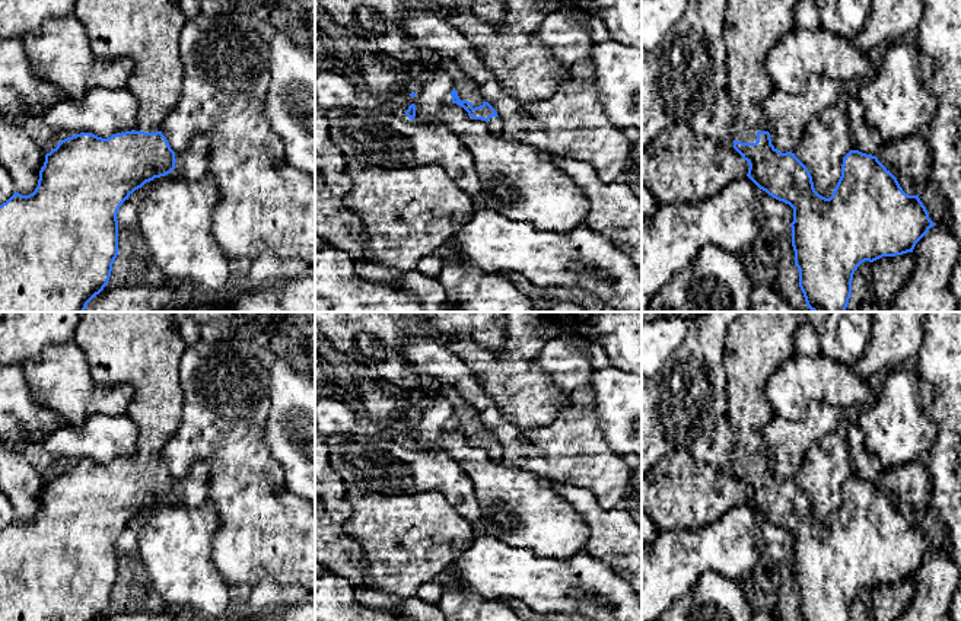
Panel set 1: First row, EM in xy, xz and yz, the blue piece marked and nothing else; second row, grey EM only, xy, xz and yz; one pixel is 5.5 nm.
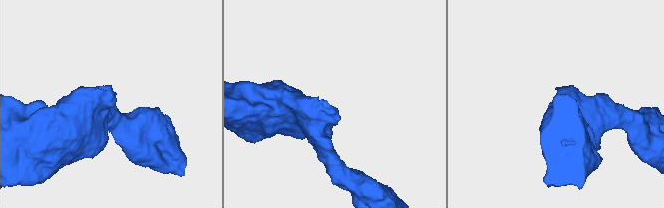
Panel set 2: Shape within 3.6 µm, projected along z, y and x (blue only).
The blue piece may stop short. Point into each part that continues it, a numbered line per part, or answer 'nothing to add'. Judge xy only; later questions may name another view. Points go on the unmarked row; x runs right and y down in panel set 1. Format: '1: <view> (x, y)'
1: xy (140, 349)

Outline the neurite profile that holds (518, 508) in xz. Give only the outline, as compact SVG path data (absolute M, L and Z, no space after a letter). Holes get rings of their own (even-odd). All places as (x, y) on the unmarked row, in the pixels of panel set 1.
M366 364L362 369L363 375L356 379L360 414L386 436L405 440L414 430L416 448L446 450L472 481L487 535L567 561L583 552L589 529L569 501L535 474L493 462L486 448L445 429L455 414L454 407L436 397L437 386L424 370L419 369L419 388L408 389L375 378ZM433 397L435 404L411 424L407 411Z

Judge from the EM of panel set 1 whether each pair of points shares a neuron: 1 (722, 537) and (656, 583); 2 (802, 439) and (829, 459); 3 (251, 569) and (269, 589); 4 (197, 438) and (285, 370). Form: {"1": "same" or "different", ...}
{"1": "same", "2": "different", "3": "different", "4": "different"}

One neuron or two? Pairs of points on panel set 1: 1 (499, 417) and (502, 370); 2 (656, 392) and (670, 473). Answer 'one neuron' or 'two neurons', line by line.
1: two neurons
2: two neurons

